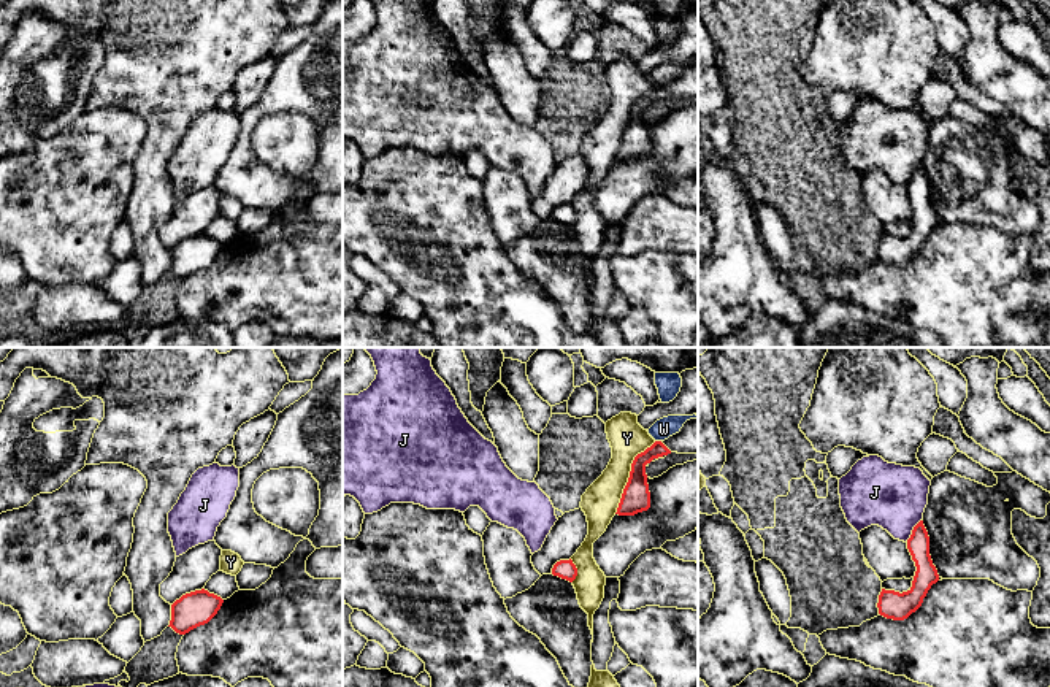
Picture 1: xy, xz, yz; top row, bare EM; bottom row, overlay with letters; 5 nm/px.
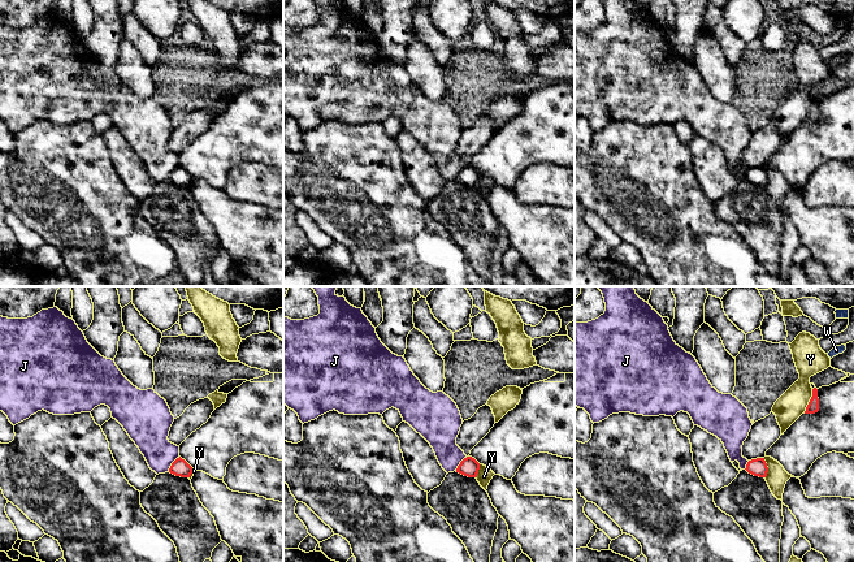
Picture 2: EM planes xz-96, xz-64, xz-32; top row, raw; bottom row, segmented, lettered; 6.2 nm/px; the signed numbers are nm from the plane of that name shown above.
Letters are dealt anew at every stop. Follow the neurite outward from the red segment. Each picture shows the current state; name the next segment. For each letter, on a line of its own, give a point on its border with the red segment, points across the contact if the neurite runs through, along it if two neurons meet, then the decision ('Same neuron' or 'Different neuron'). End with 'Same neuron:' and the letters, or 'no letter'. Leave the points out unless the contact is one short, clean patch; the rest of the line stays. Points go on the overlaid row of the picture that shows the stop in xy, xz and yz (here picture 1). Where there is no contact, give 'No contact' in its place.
J: Touches red at yz (912, 530). Boundary: yz (920, 519), (906, 541). Different neuron
W: Touches red at xz (659, 441). Boundary: xz (655, 440), (660, 441). Different neuron
Y: Touches red at xz (630, 475). Different neuron
Same neuron: no letter

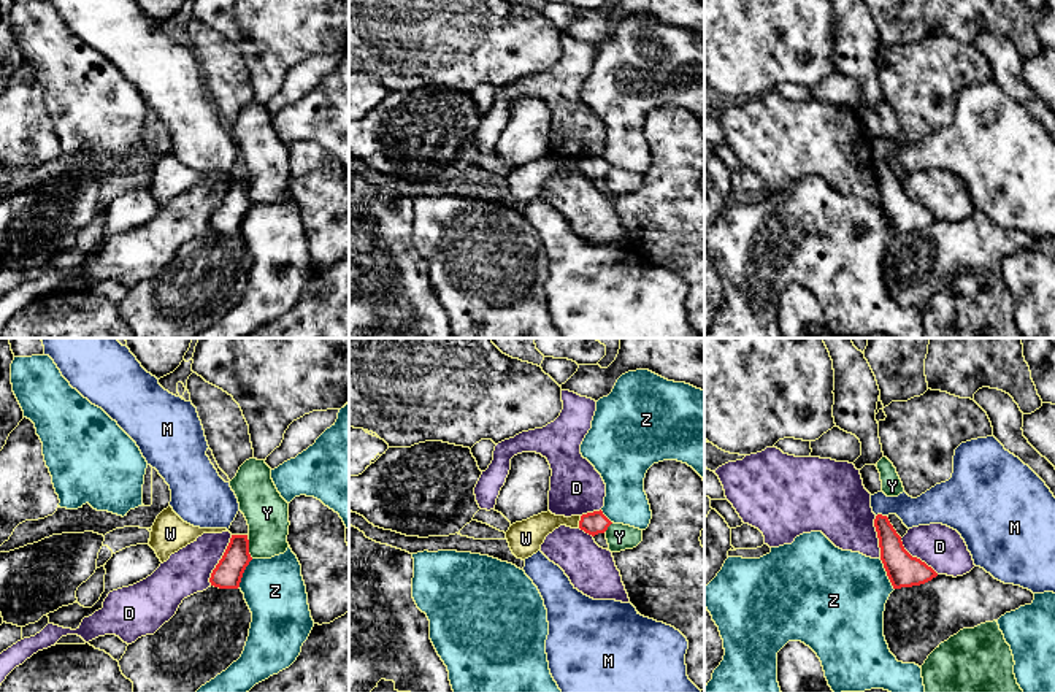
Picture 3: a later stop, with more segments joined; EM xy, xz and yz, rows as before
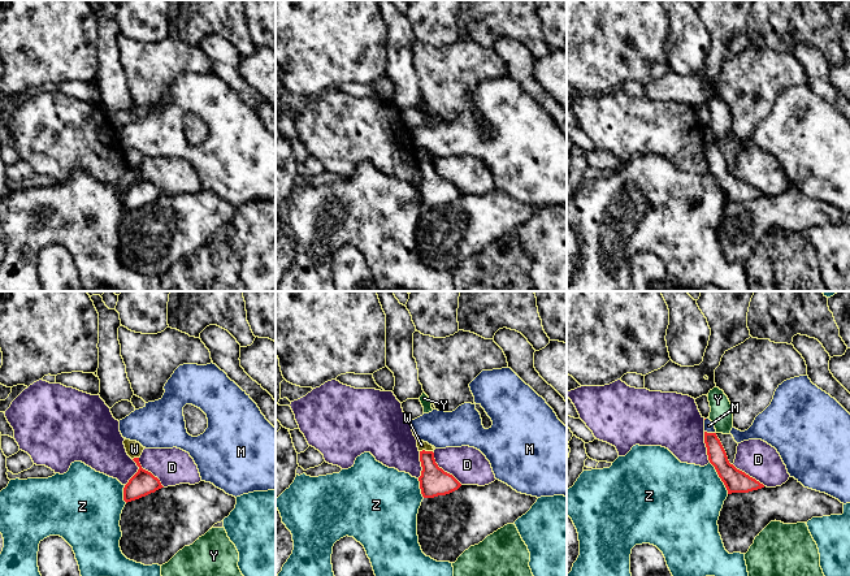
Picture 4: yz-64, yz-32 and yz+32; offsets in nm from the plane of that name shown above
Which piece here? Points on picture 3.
D: Touches red at xy (219, 561). Different neuron
M: Touches red at yz (881, 515). Boundary: yz (886, 515), (876, 516). Different neuron
W: Touches red at xz (579, 522). Boundary: xz (581, 516), (578, 527). Different neuron
Y: Touches red at xy (248, 549). Different neuron
Z: Touches red at yz (887, 575). Different neuron
Same neuron: no letter

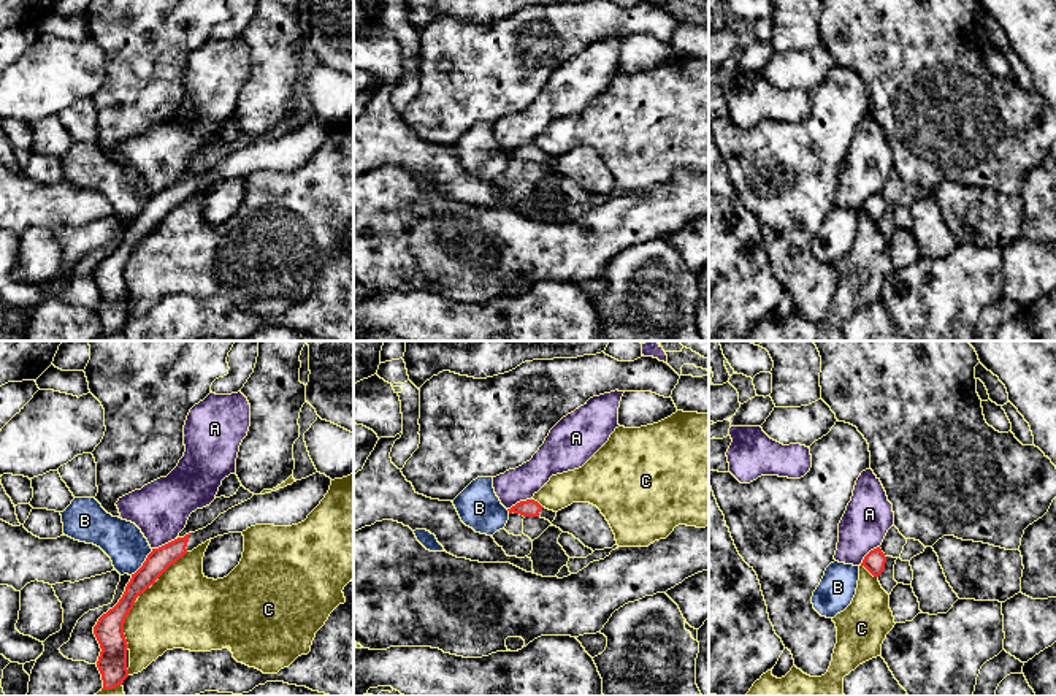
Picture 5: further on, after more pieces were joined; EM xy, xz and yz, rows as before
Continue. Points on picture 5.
A: Touches red at xz (520, 501). Boundary: xz (531, 498), (520, 500), (508, 509). Different neuron
B: Touches red at xy (143, 563). Boundary: xy (153, 549), (146, 560), (130, 574). Different neuron
C: Touches red at xy (122, 625). Different neuron
Same neuron: no letter

